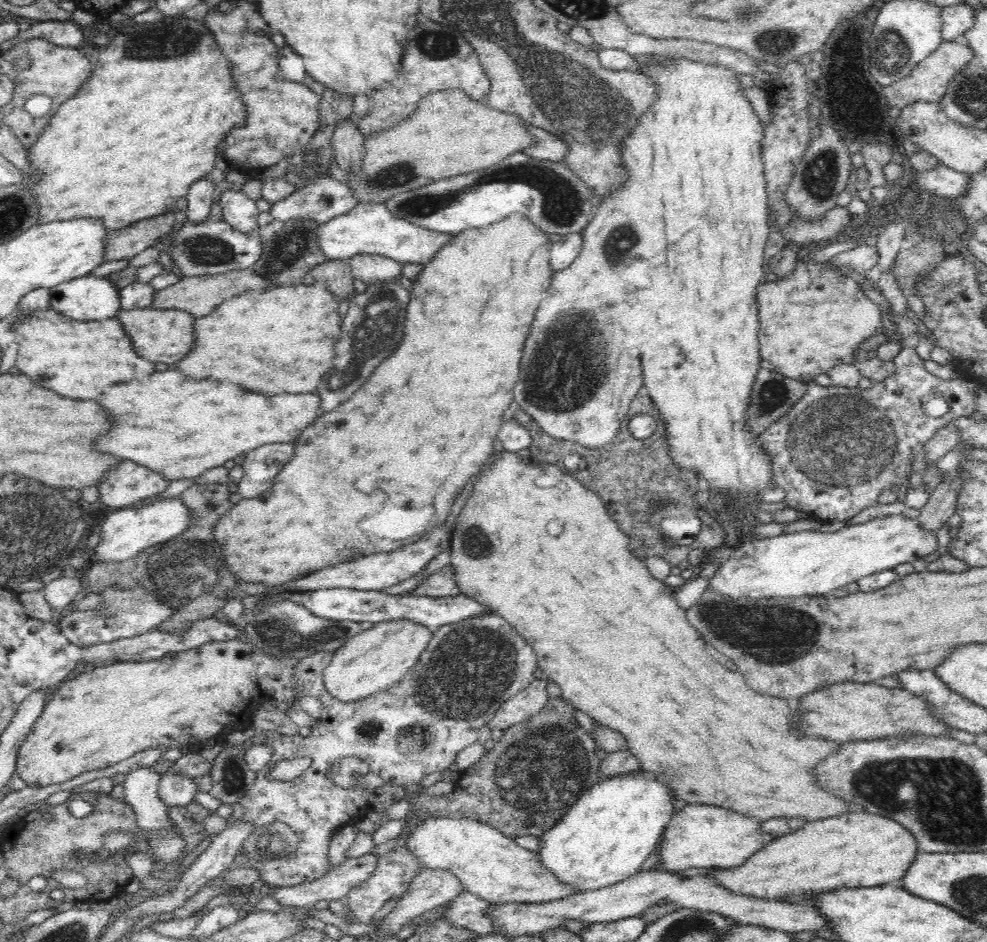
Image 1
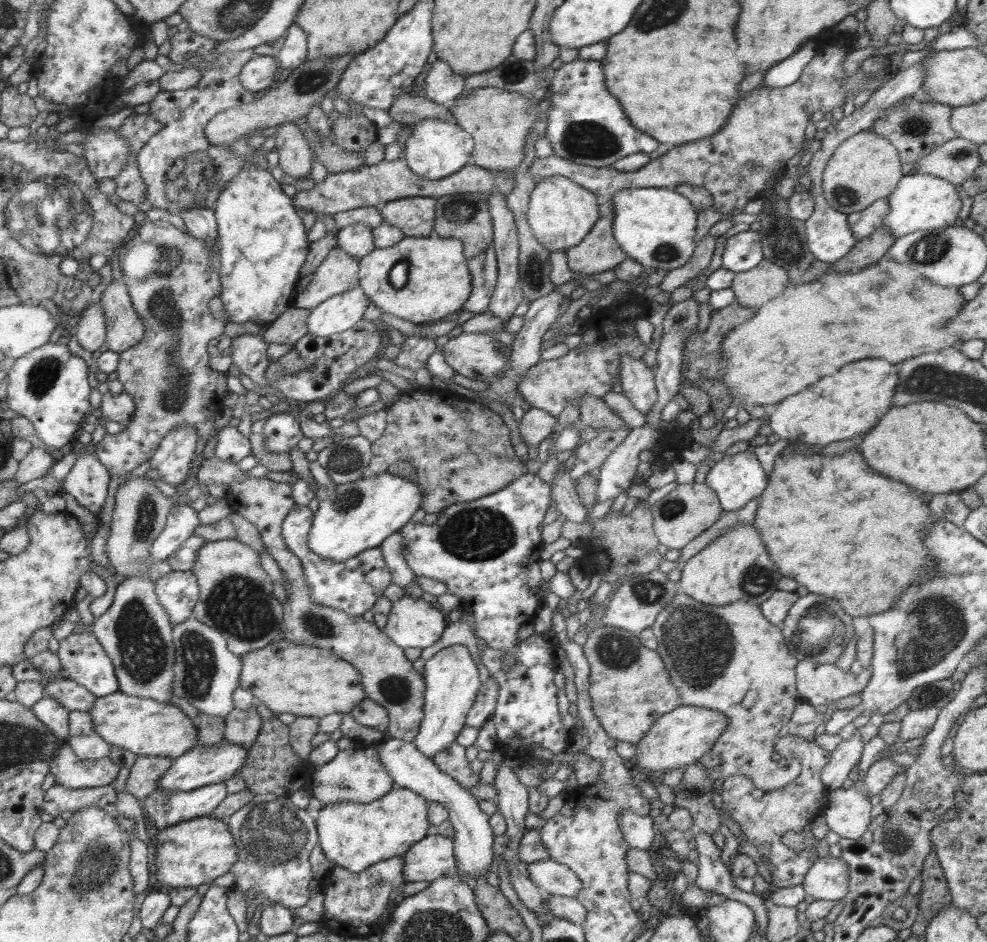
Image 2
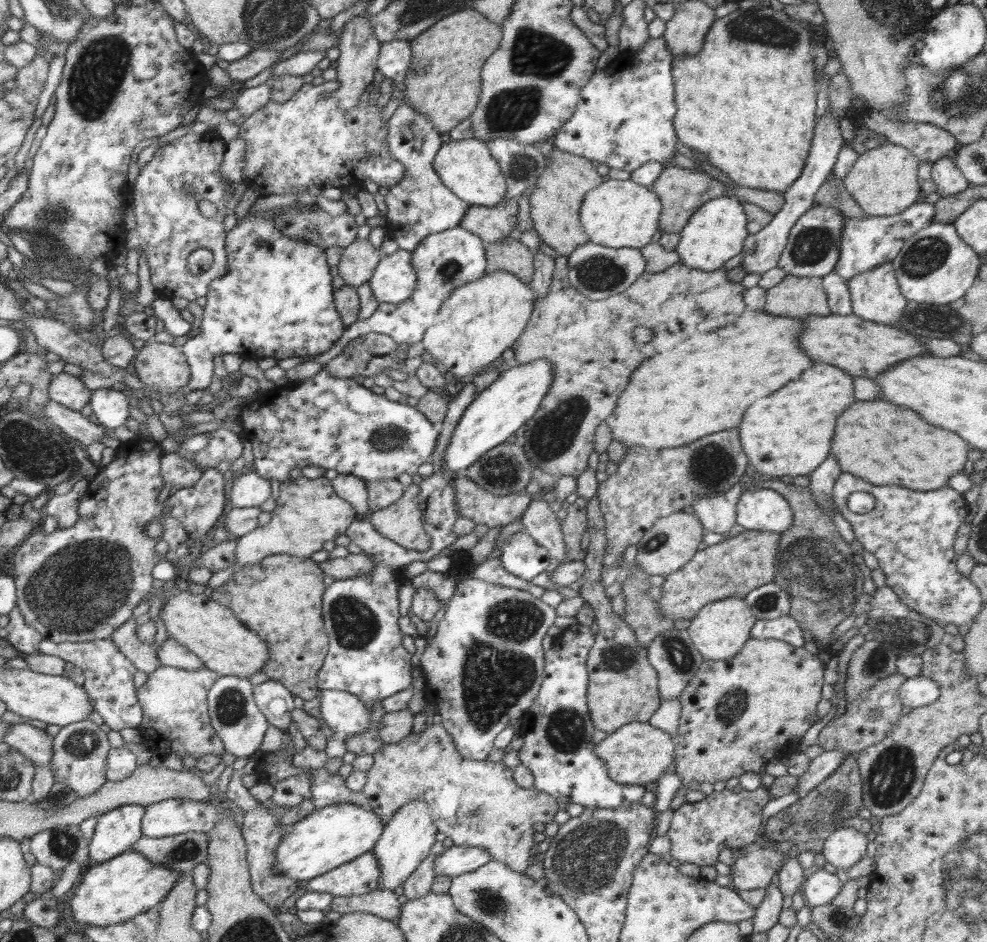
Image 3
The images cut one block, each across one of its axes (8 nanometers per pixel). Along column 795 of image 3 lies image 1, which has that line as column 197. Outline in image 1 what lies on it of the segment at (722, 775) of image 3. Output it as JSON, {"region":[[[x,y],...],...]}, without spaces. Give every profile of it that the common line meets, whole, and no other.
{"region":[[[233,639],[228,641],[208,642],[208,644],[204,644],[198,648],[186,652],[170,654],[158,660],[138,663],[124,663],[121,661],[110,664],[109,666],[93,666],[87,668],[83,673],[74,678],[74,680],[68,680],[68,682],[63,681],[58,688],[55,689],[53,696],[49,698],[49,702],[44,706],[44,712],[38,716],[38,720],[32,724],[28,736],[24,738],[19,756],[17,757],[16,772],[14,773],[18,774],[18,776],[26,782],[28,787],[43,787],[66,782],[71,778],[76,778],[76,776],[84,774],[84,772],[109,767],[115,768],[118,762],[123,762],[134,756],[134,754],[143,752],[144,750],[158,748],[165,752],[169,749],[179,748],[185,752],[200,753],[209,740],[221,742],[221,740],[223,740],[221,733],[224,730],[242,730],[247,727],[252,727],[252,714],[254,714],[262,704],[266,704],[266,702],[272,704],[272,706],[275,706],[280,712],[284,713],[290,710],[292,706],[295,706],[297,701],[301,698],[301,695],[297,692],[297,683],[299,679],[297,678],[297,674],[295,674],[294,668],[299,662],[300,660],[288,658],[287,656],[273,658],[265,654],[262,649],[255,648],[255,645],[251,644],[249,641],[242,642],[242,640]]]}

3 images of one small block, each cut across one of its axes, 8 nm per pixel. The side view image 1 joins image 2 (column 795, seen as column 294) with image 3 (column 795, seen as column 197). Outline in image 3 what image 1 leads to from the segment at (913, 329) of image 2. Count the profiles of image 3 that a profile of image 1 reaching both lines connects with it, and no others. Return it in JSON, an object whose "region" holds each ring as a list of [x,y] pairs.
{"region":[[[746,308],[734,324],[727,324],[712,332],[696,333],[681,341],[682,344],[679,342],[676,345],[678,348],[644,360],[620,393],[612,414],[605,418],[612,429],[612,440],[622,442],[627,448],[642,446],[660,450],[681,447],[706,434],[738,426],[744,410],[754,400],[776,392],[790,380],[798,380],[802,370],[810,368],[810,358],[802,356],[802,350],[798,348],[800,331],[801,319]]]}

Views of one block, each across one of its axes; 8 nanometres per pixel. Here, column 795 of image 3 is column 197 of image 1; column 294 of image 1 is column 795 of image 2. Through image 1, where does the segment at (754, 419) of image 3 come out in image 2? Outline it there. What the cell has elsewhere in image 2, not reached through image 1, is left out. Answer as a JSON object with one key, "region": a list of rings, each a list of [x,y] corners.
{"region":[[[856,360],[854,364],[846,364],[842,370],[838,370],[838,374],[824,376],[816,384],[804,388],[800,394],[788,396],[778,406],[772,406],[768,413],[768,424],[774,435],[789,442],[800,441],[807,445],[824,447],[833,442],[849,440],[868,432],[888,412],[896,384],[898,384],[898,366],[886,360]]]}

